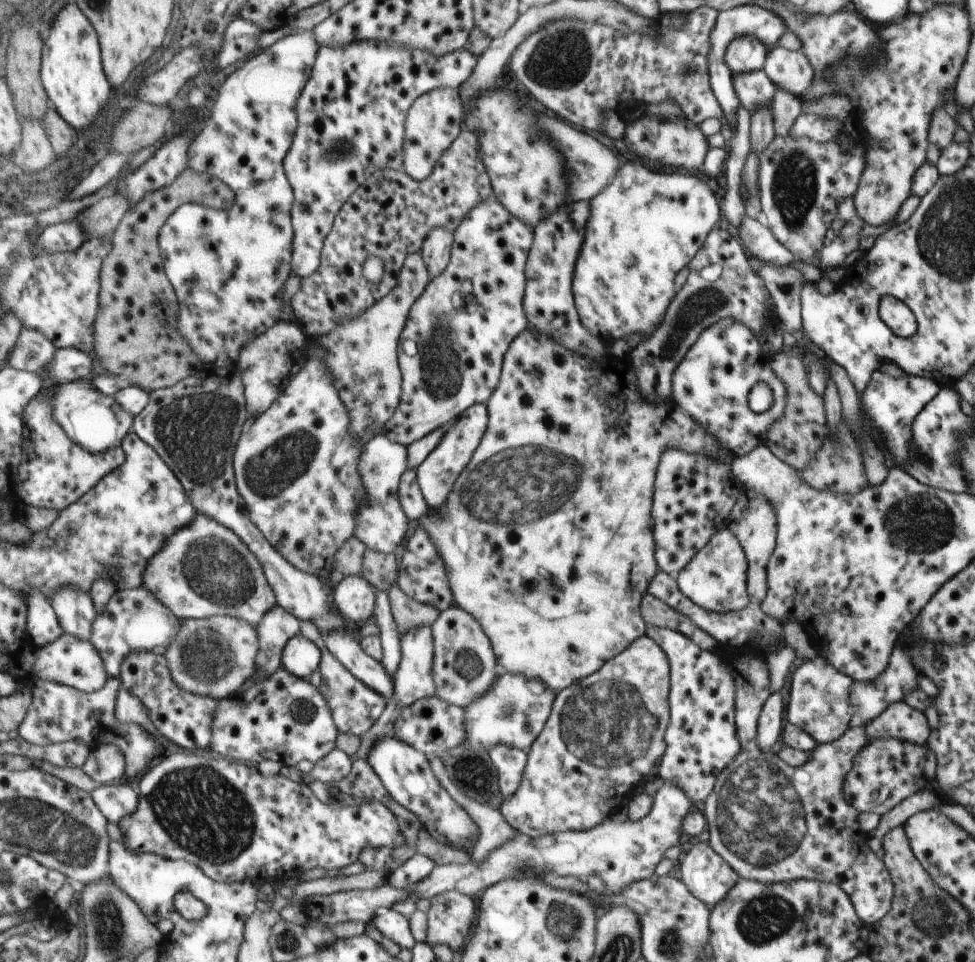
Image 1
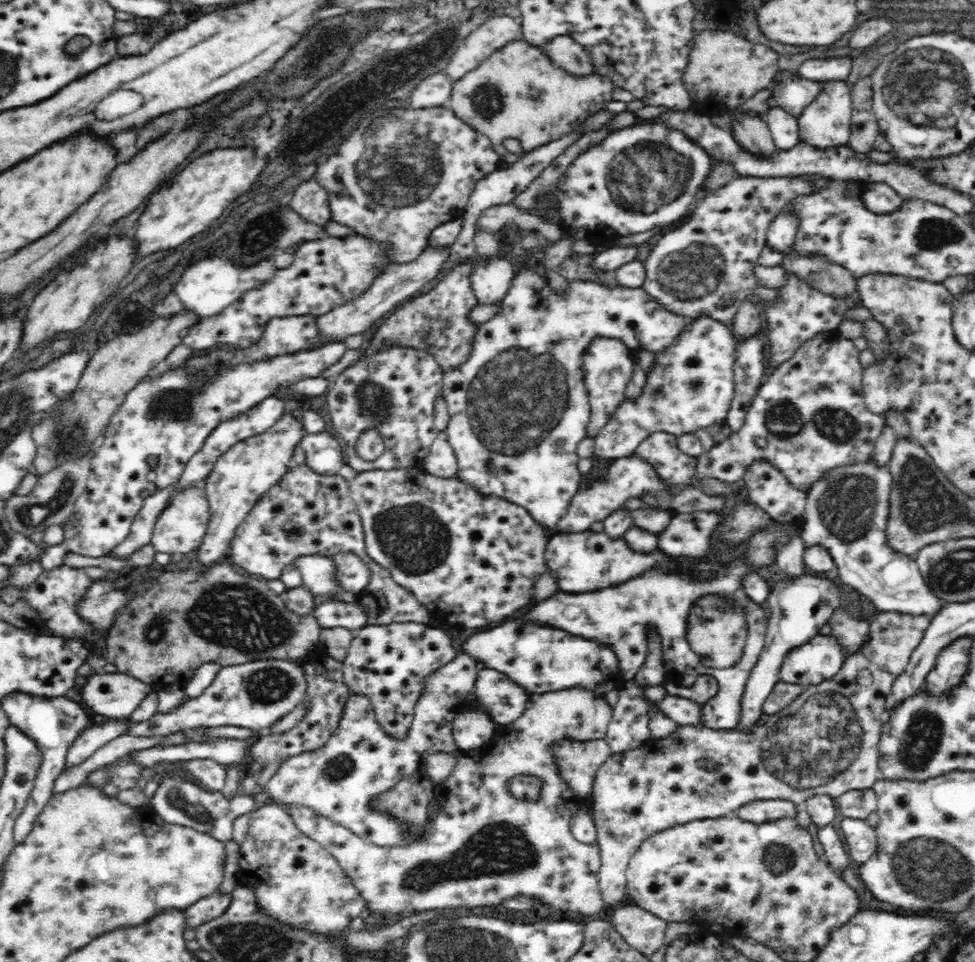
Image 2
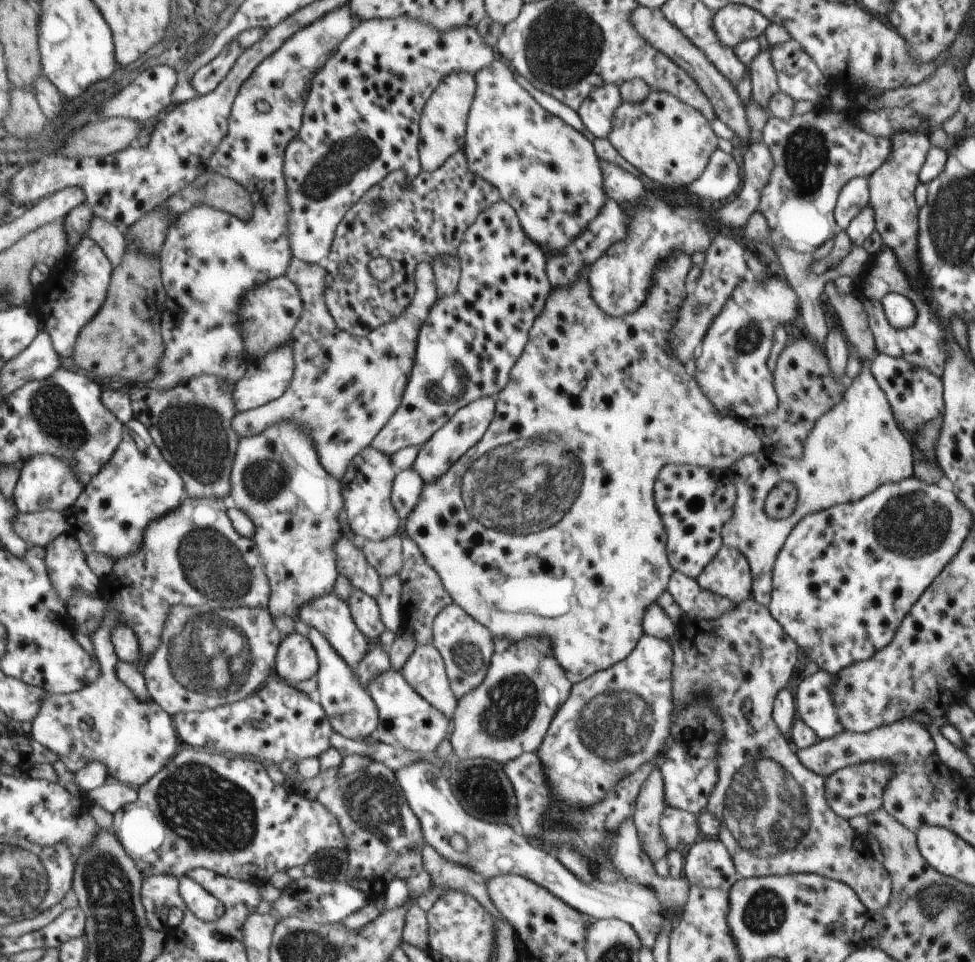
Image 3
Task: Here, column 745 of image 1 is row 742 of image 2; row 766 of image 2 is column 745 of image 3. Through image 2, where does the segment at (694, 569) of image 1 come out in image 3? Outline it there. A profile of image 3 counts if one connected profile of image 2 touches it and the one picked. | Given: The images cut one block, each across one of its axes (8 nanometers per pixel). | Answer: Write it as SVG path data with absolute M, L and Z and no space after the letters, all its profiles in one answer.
M723 546L696 580L706 590L728 597L734 604L750 596L749 561L741 551L730 547Z

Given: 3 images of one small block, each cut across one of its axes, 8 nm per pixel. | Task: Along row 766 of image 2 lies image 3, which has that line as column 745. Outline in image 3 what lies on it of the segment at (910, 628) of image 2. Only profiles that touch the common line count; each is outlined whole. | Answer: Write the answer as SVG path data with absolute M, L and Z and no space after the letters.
M747 598L739 602L728 613L721 614L721 617L715 619L683 619L676 624L676 632L667 640L673 647L673 707L676 711L682 711L685 707L693 705L701 697L704 697L709 691L709 702L714 712L721 719L722 736L718 747L718 780L709 796L706 810L710 811L717 819L722 820L723 824L719 828L718 838L727 846L732 854L733 862L736 864L738 878L747 879L748 877L767 877L776 875L789 875L798 873L816 873L829 879L834 879L857 891L862 902L872 913L880 912L889 902L892 890L892 881L889 871L880 864L880 860L872 858L870 850L858 850L856 842L864 844L862 838L854 832L853 825L846 819L840 818L826 802L825 782L828 780L819 774L806 768L798 758L798 755L790 748L788 735L784 734L776 724L773 717L773 706L776 704L776 698L780 695L782 689L788 686L788 680L792 678L792 672L798 664L798 645L797 642L785 633L784 627L773 617L770 610L759 603L755 598Z

